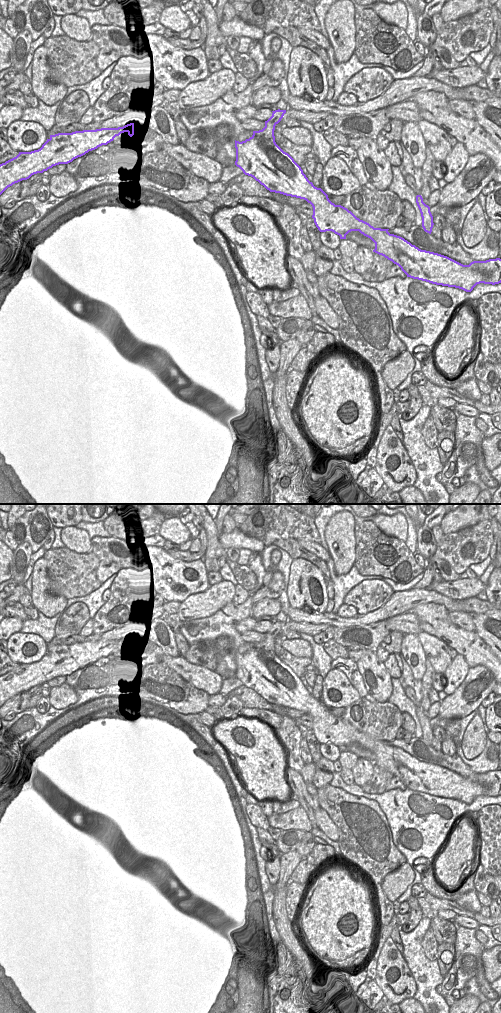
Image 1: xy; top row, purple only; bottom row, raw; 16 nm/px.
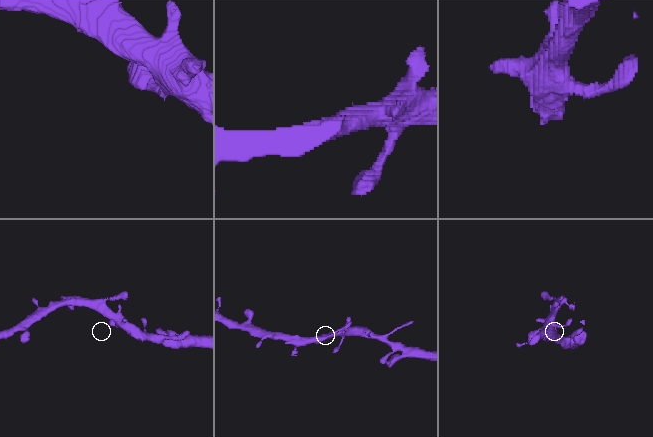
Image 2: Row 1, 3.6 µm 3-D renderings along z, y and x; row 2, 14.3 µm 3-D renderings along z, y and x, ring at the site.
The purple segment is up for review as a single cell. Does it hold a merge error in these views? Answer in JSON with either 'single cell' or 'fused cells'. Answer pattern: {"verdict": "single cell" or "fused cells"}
{"verdict": "fused cells"}

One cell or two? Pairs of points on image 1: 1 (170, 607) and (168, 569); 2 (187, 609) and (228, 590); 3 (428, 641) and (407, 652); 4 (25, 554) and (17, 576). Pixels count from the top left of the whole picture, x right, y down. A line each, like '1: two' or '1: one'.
1: two
2: one
3: two
4: one

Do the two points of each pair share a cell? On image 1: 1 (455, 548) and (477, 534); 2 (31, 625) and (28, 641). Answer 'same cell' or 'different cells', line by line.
1: same cell
2: different cells

